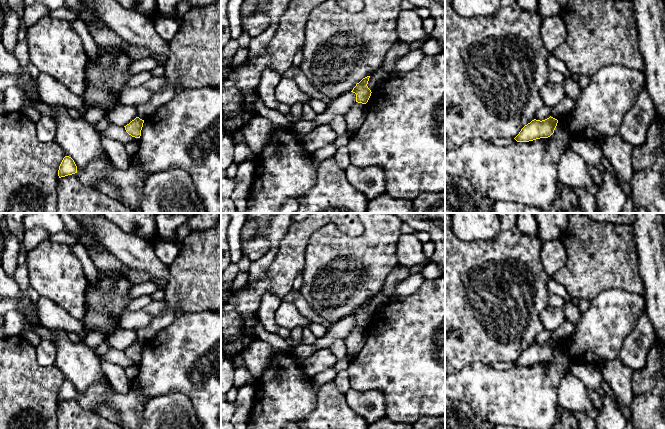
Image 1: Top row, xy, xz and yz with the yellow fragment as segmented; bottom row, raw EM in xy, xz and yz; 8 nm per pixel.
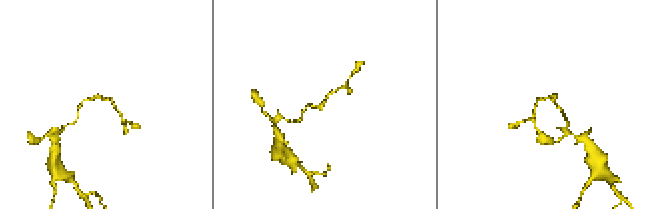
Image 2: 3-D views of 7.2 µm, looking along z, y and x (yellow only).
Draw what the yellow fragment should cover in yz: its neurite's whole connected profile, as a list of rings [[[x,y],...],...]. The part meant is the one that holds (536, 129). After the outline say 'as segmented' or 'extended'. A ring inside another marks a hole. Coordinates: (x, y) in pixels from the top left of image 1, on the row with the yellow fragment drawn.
[[[551,116],[542,121],[534,119],[525,125],[514,139],[517,142],[529,142],[548,138],[554,133],[557,123],[558,120]]]; as segmented

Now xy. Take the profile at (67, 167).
[[[65,156],[59,166],[58,170],[59,178],[72,175],[75,173],[77,173],[77,166],[74,160],[69,156]]]; as segmented

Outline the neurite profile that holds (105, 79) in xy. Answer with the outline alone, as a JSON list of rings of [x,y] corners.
[[[127,45],[123,51],[110,51],[99,47],[100,58],[96,62],[88,59],[85,71],[85,92],[81,96],[84,108],[101,107],[106,113],[119,104],[119,94],[132,77]]]

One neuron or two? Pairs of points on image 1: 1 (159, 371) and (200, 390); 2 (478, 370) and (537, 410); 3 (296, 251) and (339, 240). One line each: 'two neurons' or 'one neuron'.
1: one neuron
2: one neuron
3: two neurons

